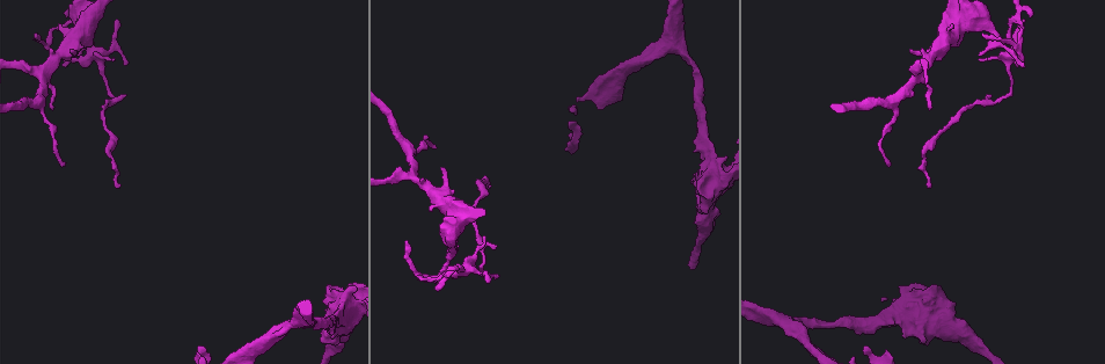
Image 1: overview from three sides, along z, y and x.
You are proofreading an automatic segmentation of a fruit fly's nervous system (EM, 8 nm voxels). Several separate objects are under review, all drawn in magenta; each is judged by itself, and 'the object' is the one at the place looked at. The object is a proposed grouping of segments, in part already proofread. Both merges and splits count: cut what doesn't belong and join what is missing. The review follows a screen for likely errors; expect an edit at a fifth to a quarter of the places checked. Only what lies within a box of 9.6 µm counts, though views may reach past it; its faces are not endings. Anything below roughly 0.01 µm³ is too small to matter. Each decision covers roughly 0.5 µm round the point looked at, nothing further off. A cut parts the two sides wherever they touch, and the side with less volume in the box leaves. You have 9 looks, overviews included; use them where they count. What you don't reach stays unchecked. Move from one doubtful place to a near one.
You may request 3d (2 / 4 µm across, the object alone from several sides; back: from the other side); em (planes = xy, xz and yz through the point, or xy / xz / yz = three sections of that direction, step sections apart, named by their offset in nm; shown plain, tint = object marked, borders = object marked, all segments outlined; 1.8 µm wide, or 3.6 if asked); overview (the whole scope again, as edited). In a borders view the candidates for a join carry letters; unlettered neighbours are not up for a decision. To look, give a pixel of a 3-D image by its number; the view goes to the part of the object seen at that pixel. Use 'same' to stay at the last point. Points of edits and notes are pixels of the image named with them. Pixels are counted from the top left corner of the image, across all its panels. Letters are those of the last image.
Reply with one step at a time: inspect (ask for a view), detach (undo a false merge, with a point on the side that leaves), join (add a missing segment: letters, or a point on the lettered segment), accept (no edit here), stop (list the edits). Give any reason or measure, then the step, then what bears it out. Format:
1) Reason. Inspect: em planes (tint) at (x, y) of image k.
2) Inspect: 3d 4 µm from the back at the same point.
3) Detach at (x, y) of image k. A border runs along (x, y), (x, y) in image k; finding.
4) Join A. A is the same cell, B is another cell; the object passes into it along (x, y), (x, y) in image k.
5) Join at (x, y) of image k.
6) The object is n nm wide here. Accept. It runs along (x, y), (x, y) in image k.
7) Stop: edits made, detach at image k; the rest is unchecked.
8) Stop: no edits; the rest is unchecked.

Tapers out. Inspect: em 3.6 µm planes (borders) at (113, 59) of image 1.

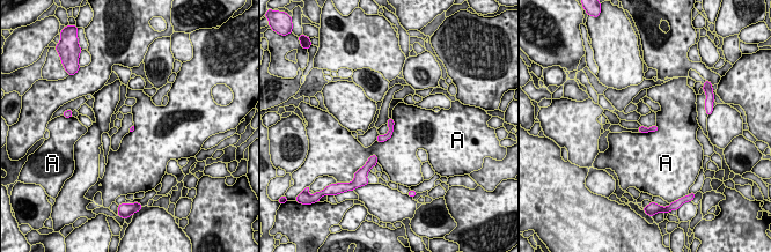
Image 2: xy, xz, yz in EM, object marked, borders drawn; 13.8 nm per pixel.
Accept. A is another cell; a border runs along (393, 118), (393, 134), (377, 142) in image 2; none of them fits.

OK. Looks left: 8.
Sharp bend. Inspect: 3d 4 µm at (425, 275) of image 1.

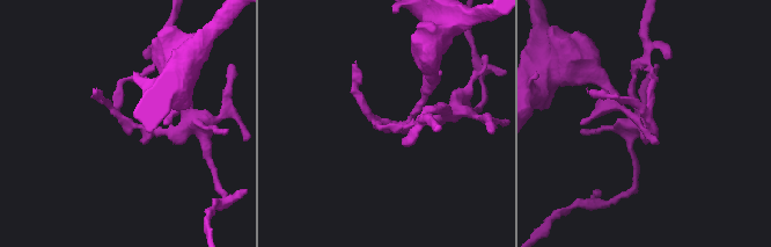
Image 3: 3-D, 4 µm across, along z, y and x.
Shape alone is not enough. Inspect: em planes (borders) at (651, 130) of image 3.

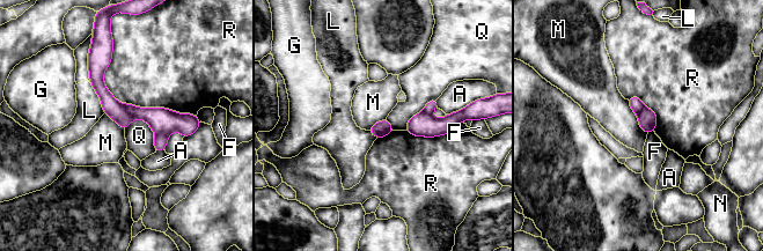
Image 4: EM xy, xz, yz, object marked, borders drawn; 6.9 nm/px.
Detach at (162, 120) of image 4. A, F, G, L, M, N, Q and R are other cells; a border runs along (168, 134), (156, 135) in image 4; two cells meet here.

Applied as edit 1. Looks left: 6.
Inspect: em planes (borders) at (568, 125) of image 1.

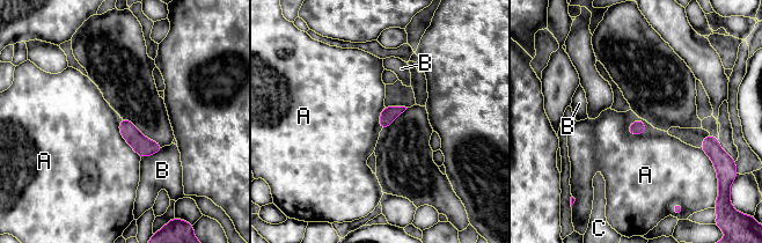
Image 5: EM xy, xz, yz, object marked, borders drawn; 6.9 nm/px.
The object is 100 nm wide here. Accept. A, B and C are other cells; a border runs along (646, 129), (642, 133), (627, 131) in image 5; no lettered segment goes on from it.

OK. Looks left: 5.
Three arms meet. Inspect: 3d 4 µm at (303, 323) of image 1.

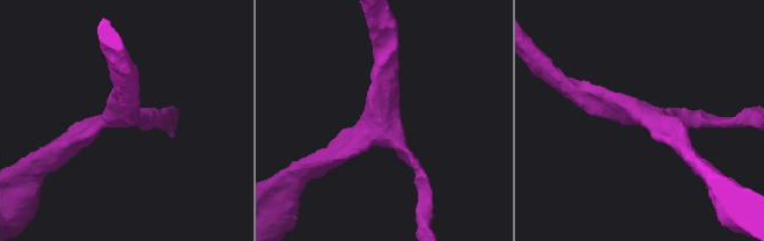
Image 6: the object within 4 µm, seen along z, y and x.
3 arms meet here; the arms are 170, 260, 280 nm wide. Inspect: em yz step 16 (tint) at (657, 114) of image 6.

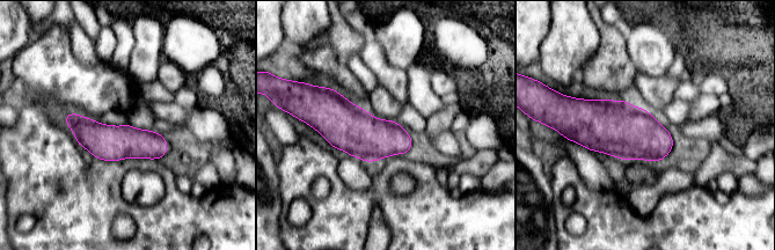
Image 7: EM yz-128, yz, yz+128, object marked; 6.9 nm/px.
Inspect: em planes (borders) at the same point.

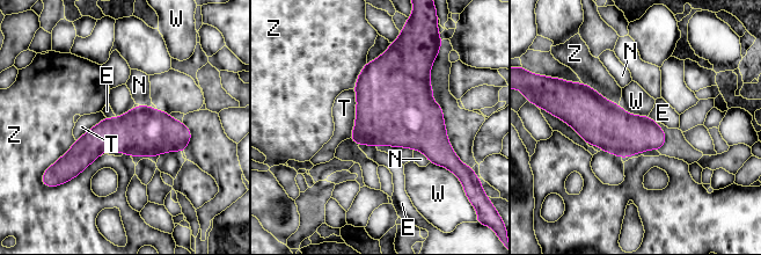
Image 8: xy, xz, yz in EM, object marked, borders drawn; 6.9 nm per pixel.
The longest contact is with T, 340 nm. Accept. E, N, T, W and Z are other cells; continuous, no second cell.

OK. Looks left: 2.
Stop: edits made, detach at image 4; the rest is unchecked.

